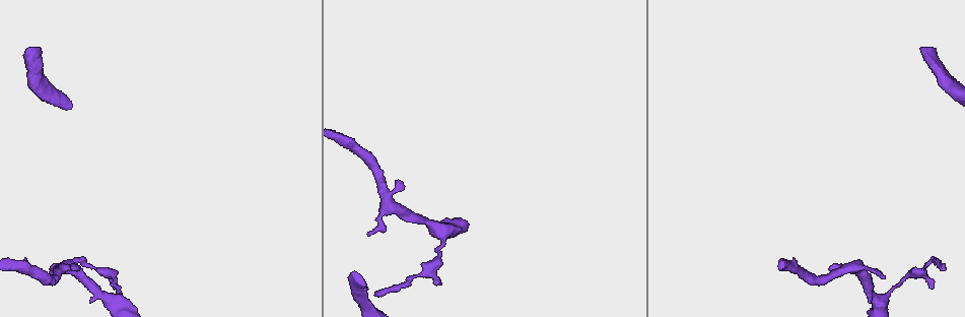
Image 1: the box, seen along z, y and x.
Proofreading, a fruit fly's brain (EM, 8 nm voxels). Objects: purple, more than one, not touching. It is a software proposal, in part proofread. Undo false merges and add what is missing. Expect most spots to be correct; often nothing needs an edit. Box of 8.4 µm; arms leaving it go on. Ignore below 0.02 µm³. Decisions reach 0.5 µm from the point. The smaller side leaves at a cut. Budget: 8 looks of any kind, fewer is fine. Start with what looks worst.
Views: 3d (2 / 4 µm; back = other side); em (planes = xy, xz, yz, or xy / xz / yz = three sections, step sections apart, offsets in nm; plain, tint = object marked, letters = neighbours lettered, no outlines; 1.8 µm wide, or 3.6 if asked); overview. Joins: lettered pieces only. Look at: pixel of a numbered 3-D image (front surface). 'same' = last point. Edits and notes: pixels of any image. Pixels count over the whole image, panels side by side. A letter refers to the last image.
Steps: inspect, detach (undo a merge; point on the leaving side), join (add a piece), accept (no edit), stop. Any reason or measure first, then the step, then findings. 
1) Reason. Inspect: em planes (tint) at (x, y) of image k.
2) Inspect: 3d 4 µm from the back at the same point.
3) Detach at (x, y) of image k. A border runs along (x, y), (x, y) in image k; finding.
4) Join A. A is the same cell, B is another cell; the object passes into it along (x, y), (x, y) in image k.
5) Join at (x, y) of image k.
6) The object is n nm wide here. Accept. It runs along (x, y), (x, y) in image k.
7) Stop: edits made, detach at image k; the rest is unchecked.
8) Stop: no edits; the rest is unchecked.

Inspect: 3d 2 µm at (31, 47) of image 1.

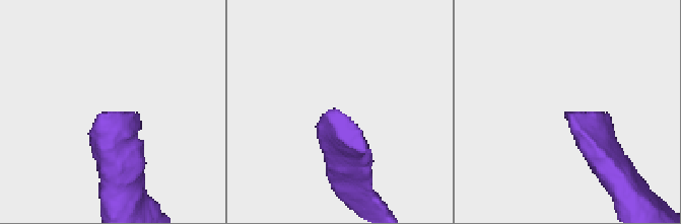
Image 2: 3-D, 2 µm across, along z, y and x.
Now the EM. Inspect: em planes (letters) at (109, 113) of image 2.

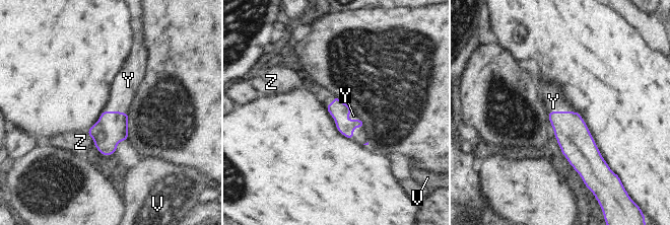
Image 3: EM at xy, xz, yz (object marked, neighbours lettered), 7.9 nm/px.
The object is 150 nm wide here. Join Y. Y is the same cell, V and Z are other cells; the object passes into it along (112, 128), (116, 111), (127, 83) in image 3; it goes on there.

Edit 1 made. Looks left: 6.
Branch stops here. Inspect: 3d 2 µm at (75, 268) of image 1.

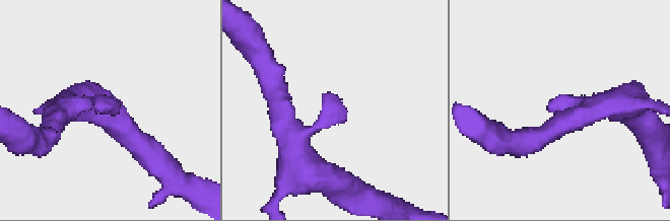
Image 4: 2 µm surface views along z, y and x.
Need the tissue. Inspect: em planes (plain) at (554, 100) of image 4.

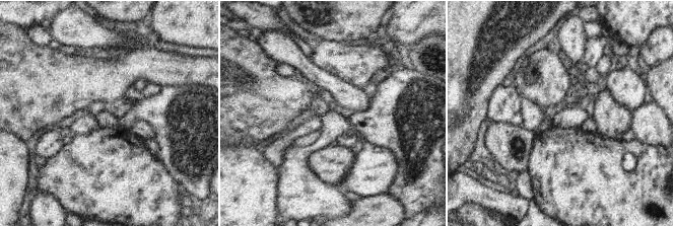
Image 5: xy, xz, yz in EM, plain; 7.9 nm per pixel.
Inspect: em planes (letters) at the same point.

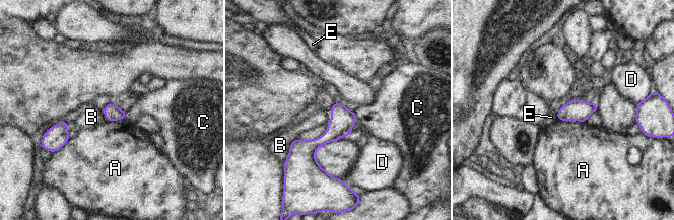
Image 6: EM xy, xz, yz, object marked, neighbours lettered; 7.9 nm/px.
Accept. A, B, C, D and E are other cells; it runs along (351, 114), (308, 152), (307, 159) in image 6; no lettered piece goes on from it.

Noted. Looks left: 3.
Tapers out. Inspect: em planes (letters) at (437, 281) of image 1.

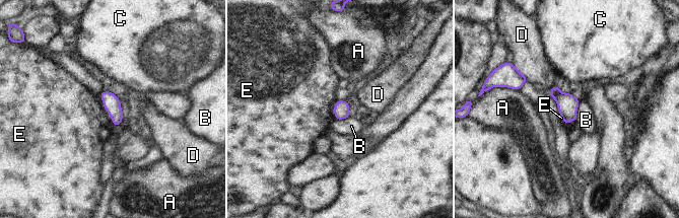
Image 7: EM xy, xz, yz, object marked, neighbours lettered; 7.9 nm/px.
The object is 130 nm wide here; the longest contact is with E, 280 nm. Accept. A, B, C, D and E are other cells; none of them fits.

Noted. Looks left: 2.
Stop: edits made, join at image 3; the rest is unchecked.

